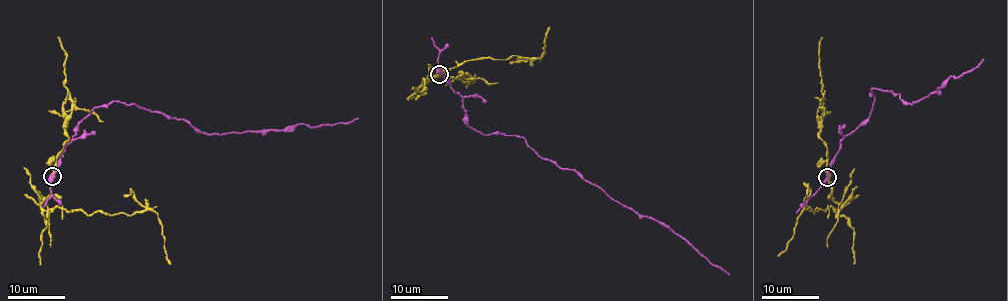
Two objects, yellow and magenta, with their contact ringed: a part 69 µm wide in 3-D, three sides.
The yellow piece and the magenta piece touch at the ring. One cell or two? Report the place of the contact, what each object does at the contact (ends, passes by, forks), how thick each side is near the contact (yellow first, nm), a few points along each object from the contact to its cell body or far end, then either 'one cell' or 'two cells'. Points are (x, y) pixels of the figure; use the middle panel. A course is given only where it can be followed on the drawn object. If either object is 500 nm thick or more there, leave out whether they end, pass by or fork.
place (439, 74); yellow passes by; magenta passes by; calibres 360 and 360 nm; course yellow (440, 74), (472, 59), (509, 59), (513, 56), (540, 58), (549, 27); course magenta (440, 74), (462, 98), (466, 123), (486, 135), (521, 136), (540, 156), (663, 222), (730, 274); two cells

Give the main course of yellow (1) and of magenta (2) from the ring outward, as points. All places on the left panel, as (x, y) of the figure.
1: (52, 176), (43, 201), (50, 210), (129, 215), (152, 210), (170, 264)
2: (52, 176), (76, 126), (95, 107), (114, 101), (183, 119), (204, 133), (320, 127), (359, 118)

